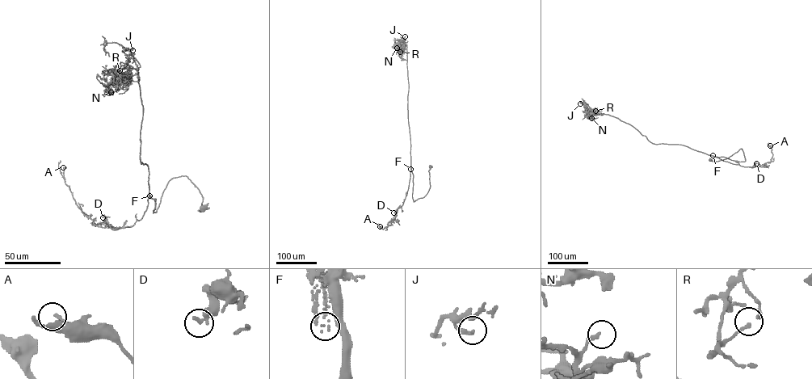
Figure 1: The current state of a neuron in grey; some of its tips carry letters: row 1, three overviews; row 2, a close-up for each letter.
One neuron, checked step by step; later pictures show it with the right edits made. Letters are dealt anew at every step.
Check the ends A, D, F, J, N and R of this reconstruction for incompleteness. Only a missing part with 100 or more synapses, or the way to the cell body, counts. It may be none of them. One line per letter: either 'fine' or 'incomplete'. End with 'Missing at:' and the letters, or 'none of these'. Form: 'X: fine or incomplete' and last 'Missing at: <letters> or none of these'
A: fine
D: fine
F: fine
J: fine
N: fine
R: fine
Missing at: none of these

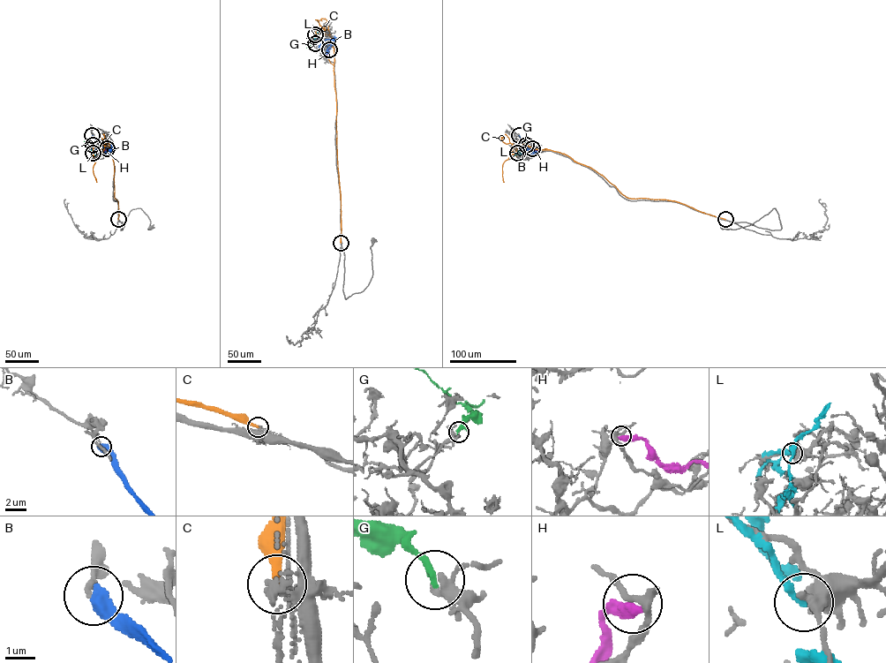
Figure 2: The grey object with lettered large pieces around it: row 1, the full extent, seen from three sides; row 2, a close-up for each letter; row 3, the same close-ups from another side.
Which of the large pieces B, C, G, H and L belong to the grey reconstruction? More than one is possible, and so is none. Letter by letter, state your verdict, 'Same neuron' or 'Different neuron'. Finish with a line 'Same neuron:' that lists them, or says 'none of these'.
B: Different neuron
C: Different neuron
G: Same neuron
H: Different neuron
L: Different neuron
Same neuron: G

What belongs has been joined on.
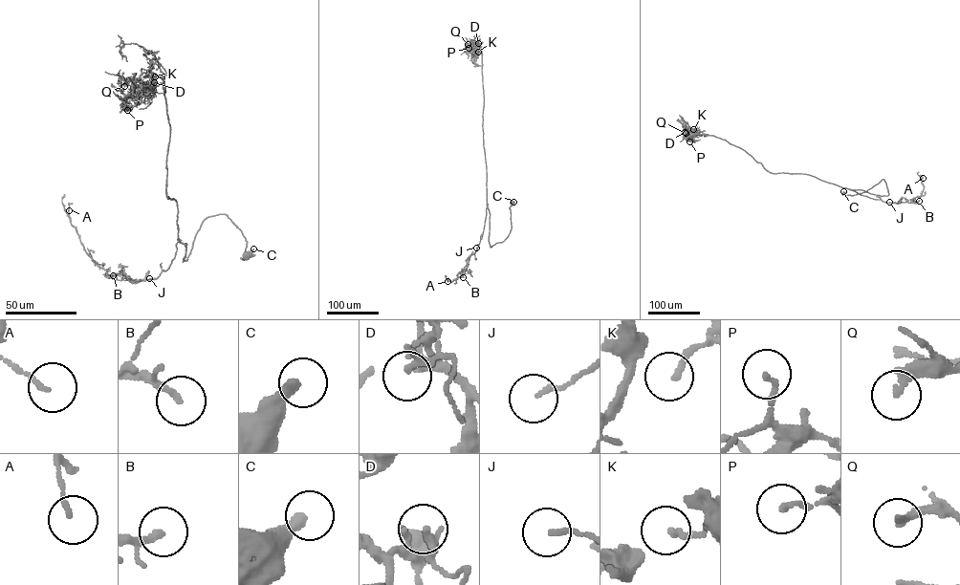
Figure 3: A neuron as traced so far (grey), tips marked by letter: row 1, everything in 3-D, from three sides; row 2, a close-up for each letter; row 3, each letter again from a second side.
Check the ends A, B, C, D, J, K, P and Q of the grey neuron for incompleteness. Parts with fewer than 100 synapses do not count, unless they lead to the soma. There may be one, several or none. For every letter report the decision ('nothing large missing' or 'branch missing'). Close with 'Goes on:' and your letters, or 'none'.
A: nothing large missing
B: branch missing
C: nothing large missing
D: nothing large missing
J: nothing large missing
K: nothing large missing
P: nothing large missing
Q: nothing large missing
Goes on: B

